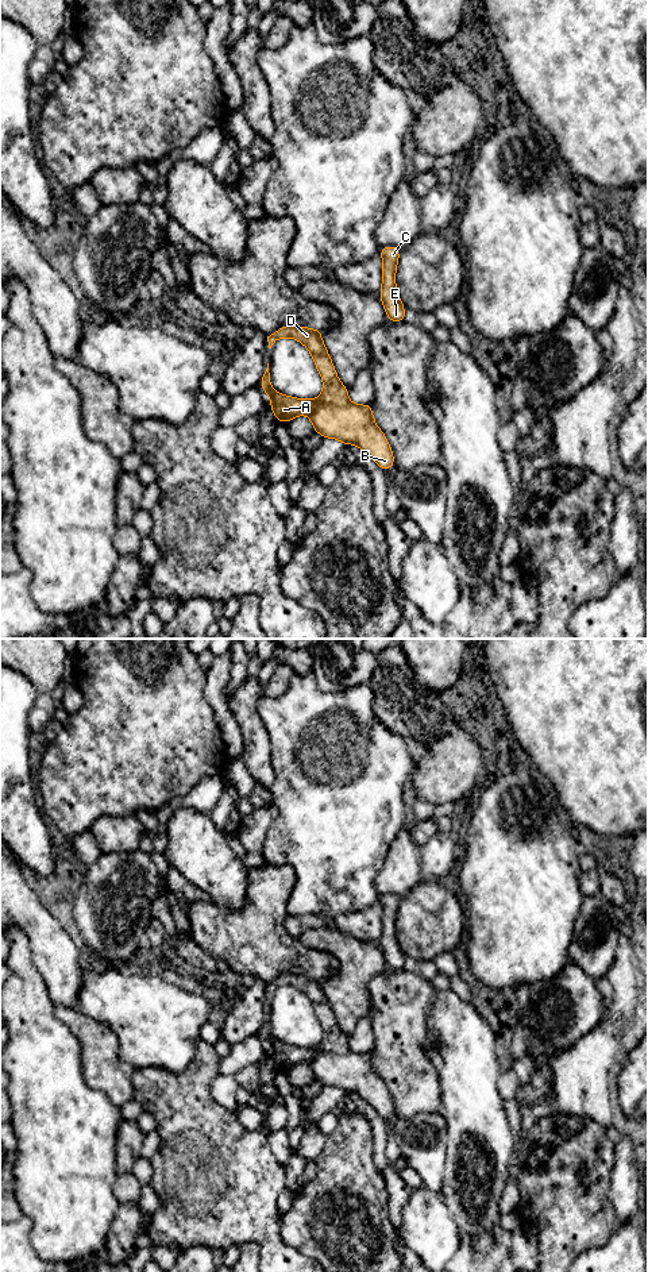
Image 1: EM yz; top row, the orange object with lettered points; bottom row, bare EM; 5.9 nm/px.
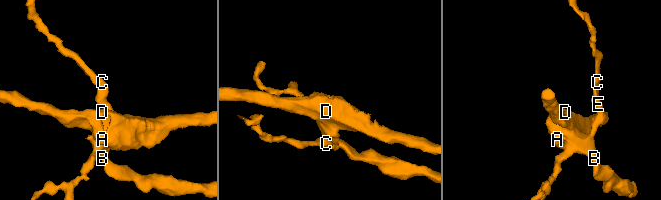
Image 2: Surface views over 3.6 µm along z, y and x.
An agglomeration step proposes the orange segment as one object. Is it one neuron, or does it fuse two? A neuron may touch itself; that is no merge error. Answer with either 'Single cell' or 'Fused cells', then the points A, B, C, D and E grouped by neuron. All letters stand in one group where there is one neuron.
Fused cells. Groups: A D / B C E

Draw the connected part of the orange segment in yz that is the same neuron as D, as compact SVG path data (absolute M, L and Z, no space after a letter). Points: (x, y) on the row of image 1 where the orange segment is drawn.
M284 325L274 334L267 336L269 348L281 338L293 338L305 344L312 354L315 365L323 378L324 386L317 400L301 400L289 397L275 392L270 383L269 363L262 377L261 388L271 400L270 409L277 421L289 423L300 415L310 416L320 404L346 405L348 401L348 389L339 381L329 354L321 339L321 329L310 329L306 327Z

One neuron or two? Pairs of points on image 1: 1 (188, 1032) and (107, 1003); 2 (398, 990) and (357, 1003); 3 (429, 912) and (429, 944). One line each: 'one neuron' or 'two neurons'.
1: one neuron
2: two neurons
3: one neuron

